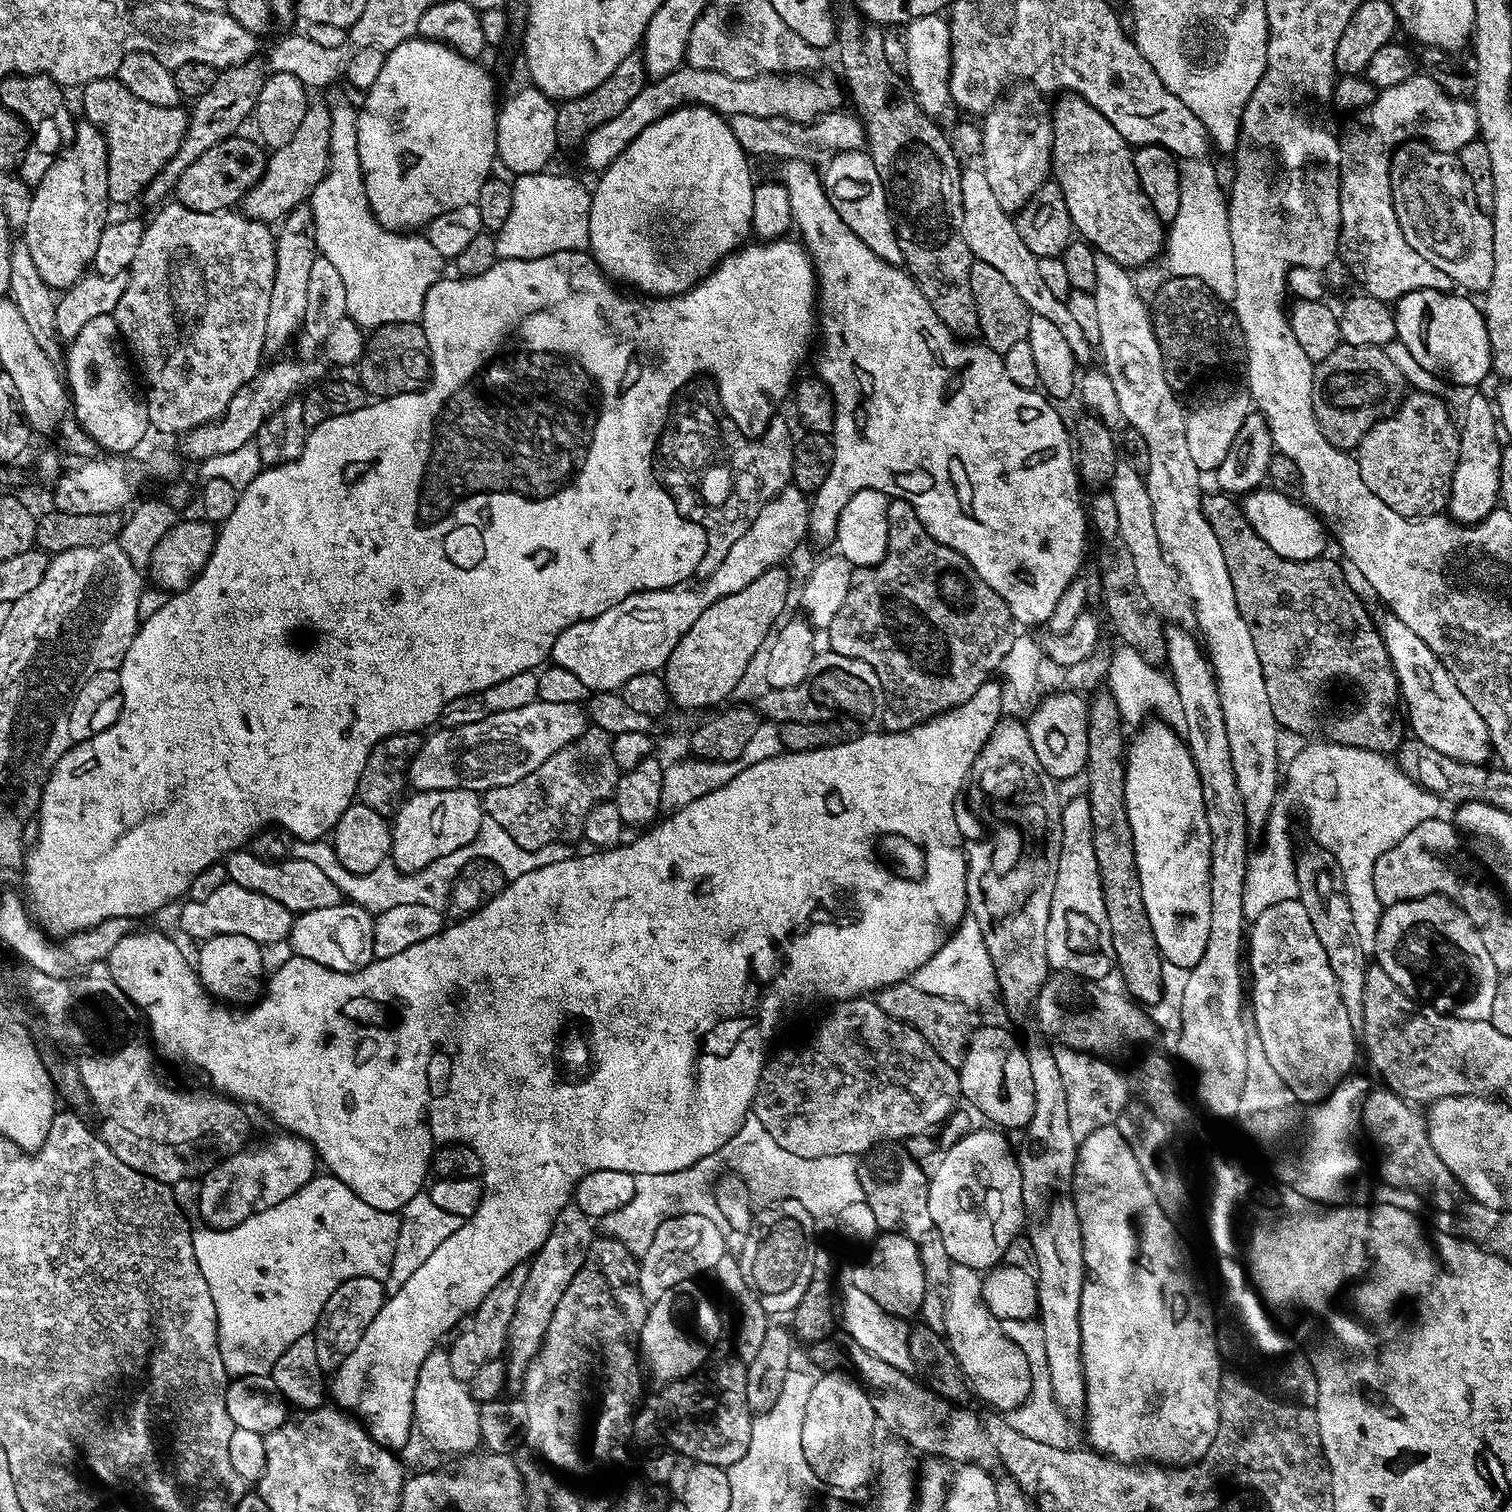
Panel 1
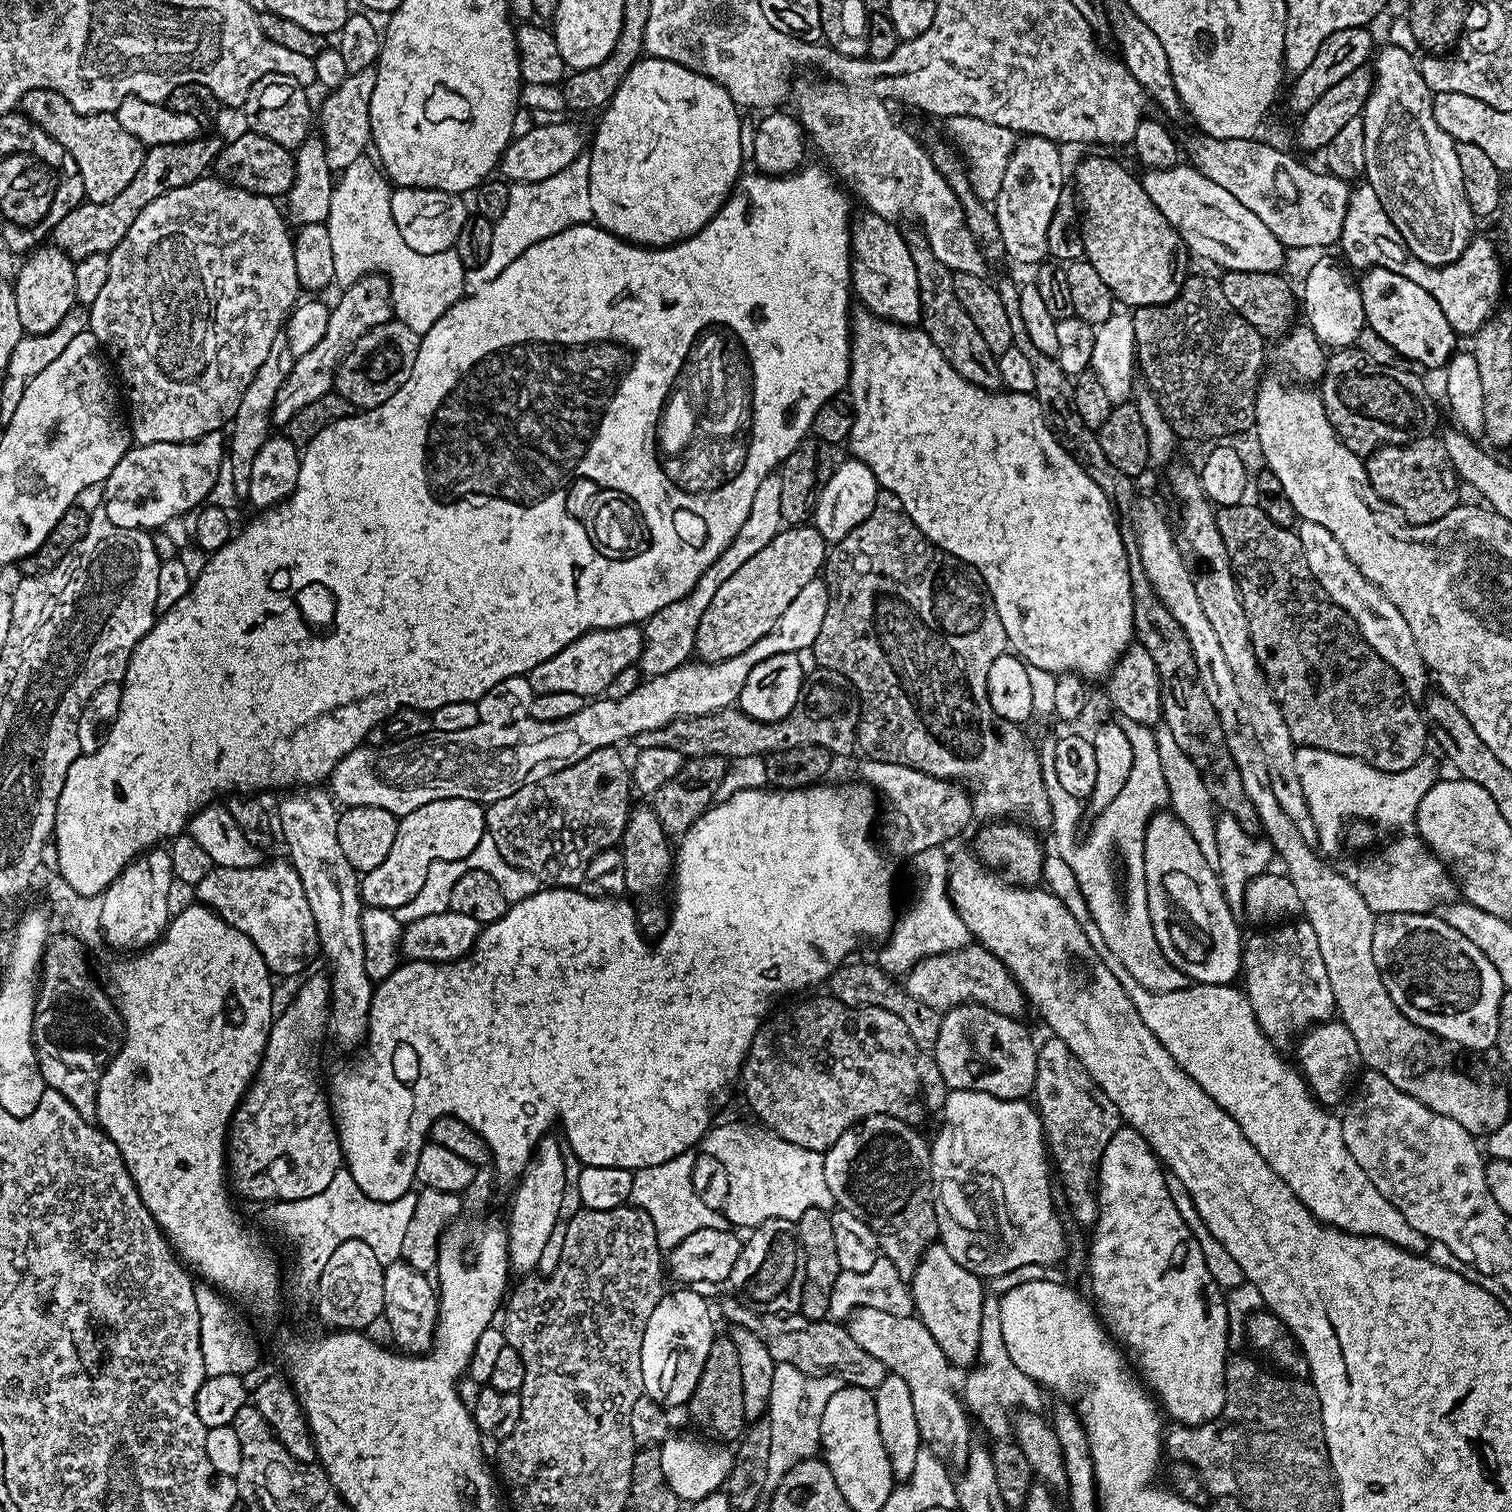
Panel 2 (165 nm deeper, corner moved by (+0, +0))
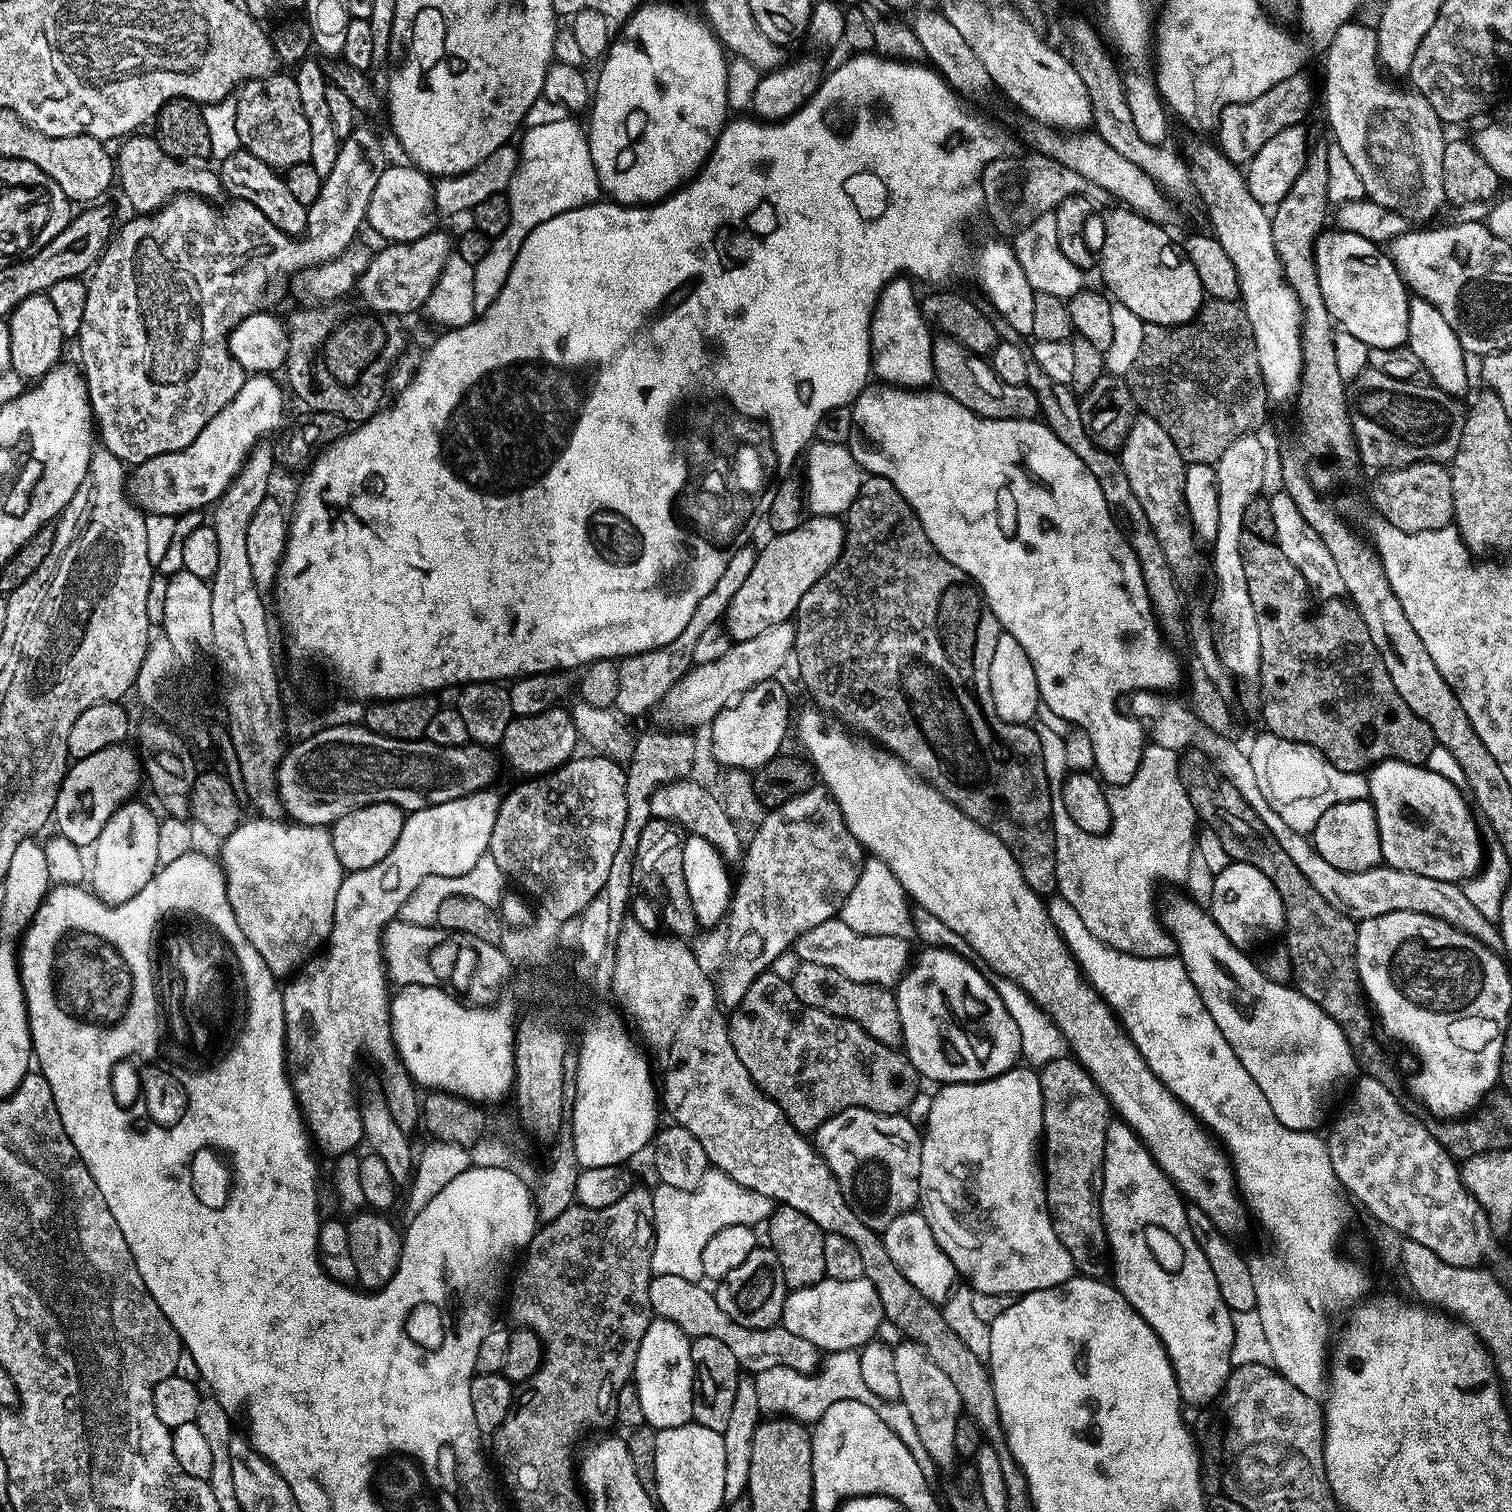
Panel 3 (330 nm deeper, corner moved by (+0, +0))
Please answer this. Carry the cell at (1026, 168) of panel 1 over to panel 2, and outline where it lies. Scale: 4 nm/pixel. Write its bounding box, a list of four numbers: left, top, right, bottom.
[994,135,1066,266]

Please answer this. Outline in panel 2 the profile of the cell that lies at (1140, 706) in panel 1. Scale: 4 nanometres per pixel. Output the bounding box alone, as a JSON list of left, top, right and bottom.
[1156,726,1217,864]

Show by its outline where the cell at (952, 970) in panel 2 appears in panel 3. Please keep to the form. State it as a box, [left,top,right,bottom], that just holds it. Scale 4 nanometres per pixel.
[794,918,914,989]

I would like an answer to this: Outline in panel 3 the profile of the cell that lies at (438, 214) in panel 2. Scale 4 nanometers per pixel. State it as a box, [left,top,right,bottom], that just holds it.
[366,166,438,244]

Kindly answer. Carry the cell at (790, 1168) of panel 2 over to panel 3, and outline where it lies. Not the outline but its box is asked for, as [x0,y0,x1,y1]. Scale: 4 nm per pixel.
[653,1168,775,1281]

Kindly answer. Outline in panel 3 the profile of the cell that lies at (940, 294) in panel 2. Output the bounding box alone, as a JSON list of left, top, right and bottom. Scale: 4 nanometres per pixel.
[932,334,1041,420]

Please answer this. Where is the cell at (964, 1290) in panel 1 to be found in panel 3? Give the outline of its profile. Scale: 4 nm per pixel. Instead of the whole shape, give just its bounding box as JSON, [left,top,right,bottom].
[882,1211,958,1302]

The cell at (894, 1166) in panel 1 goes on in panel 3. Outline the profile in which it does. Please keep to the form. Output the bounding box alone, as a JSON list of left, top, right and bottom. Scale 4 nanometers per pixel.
[814,1108,922,1230]

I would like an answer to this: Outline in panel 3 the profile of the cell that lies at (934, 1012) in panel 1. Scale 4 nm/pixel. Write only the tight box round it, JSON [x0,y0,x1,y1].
[790,962,904,1048]

